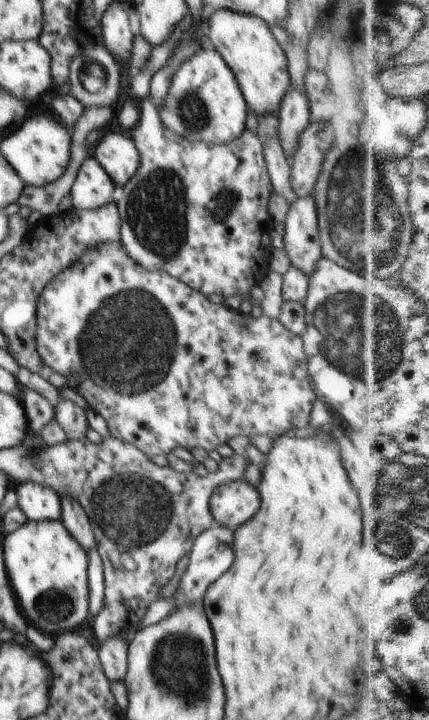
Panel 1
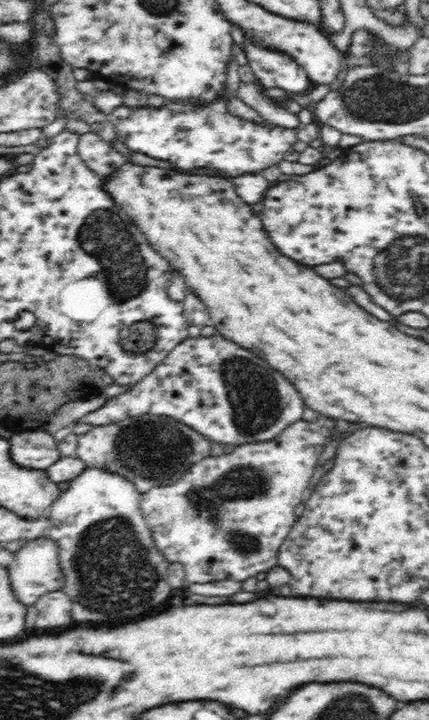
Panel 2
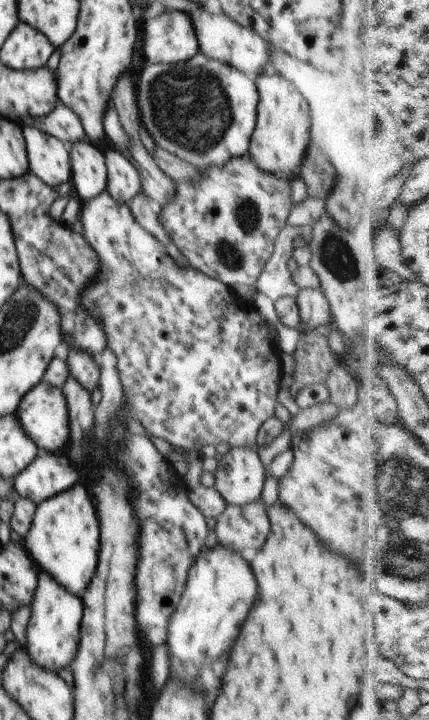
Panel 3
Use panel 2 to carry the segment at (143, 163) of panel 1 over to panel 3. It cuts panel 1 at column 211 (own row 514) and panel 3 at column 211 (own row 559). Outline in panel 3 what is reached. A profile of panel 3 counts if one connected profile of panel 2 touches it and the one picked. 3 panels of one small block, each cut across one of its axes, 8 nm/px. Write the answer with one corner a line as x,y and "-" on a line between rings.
244,156
233,158
224,166
210,166
202,170
202,178
196,182
176,182
176,194
170,204
158,208
157,220
175,245
172,251
186,256
190,267
227,287
235,284
252,286
272,256
278,233
287,225
291,205
290,183
264,172
252,162
252,158

